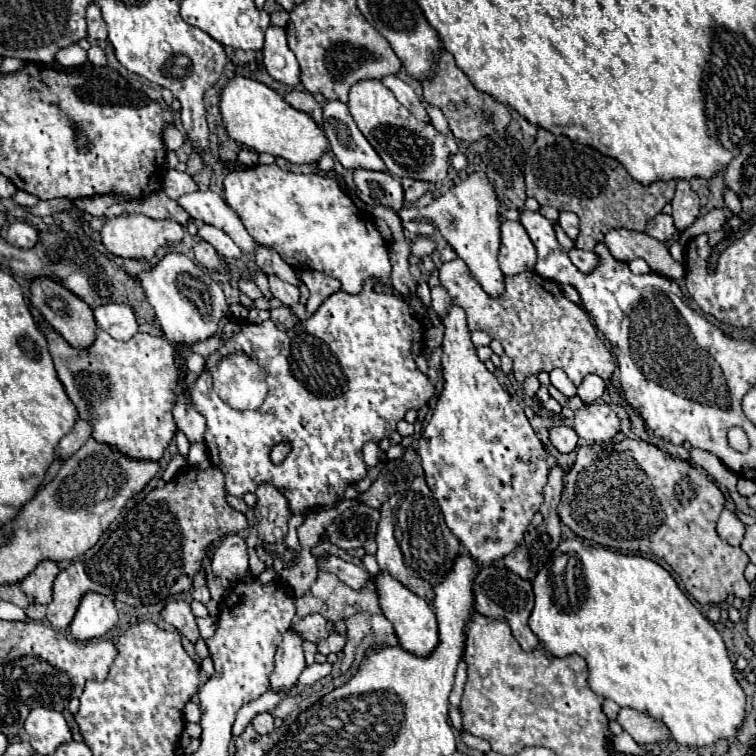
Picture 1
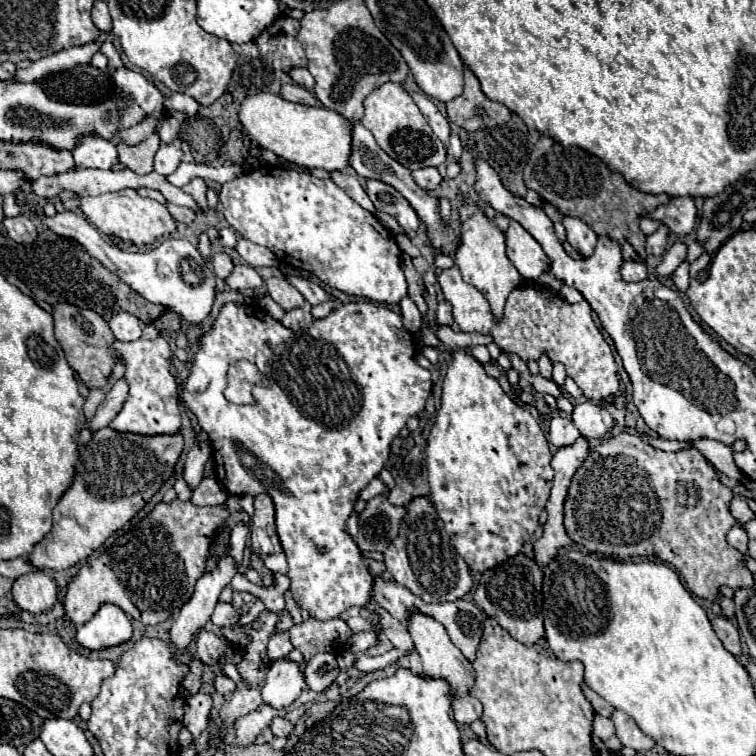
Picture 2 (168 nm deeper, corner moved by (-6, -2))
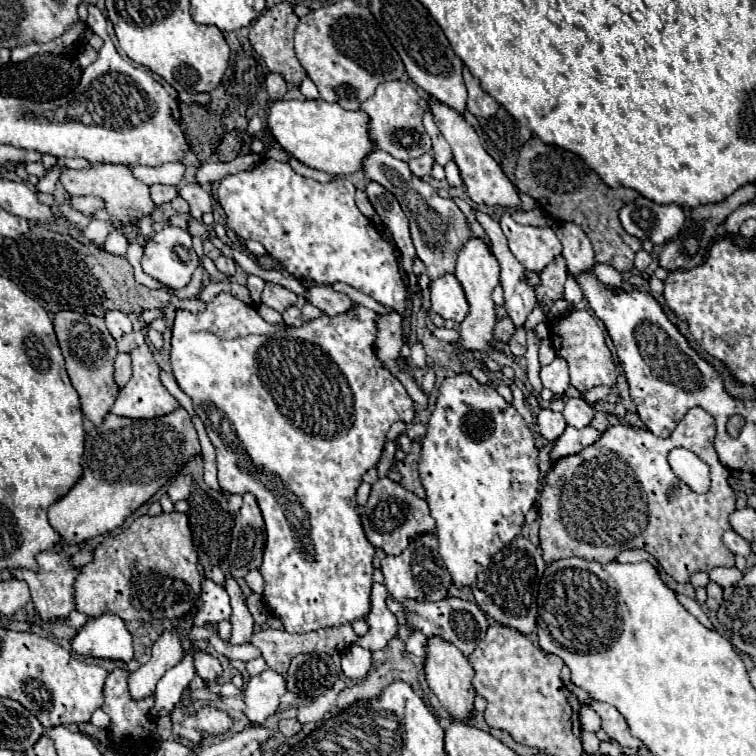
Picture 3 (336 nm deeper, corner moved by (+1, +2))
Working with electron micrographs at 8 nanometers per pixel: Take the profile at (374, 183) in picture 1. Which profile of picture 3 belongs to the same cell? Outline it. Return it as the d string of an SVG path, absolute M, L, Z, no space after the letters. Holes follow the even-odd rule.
M370 181L366 185L366 195L368 195L370 203L374 205L376 213L380 215L380 219L384 221L384 225L390 229L392 239L402 253L404 271L408 273L412 269L412 259L416 257L416 251L414 251L414 245L412 245L410 227L408 227L408 219L406 219L404 211L400 209L396 197L376 181Z

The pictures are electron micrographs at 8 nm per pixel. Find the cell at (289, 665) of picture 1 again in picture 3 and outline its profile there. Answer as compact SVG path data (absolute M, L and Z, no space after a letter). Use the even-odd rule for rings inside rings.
M272 669L262 671L260 675L254 675L246 689L244 689L244 703L246 703L246 717L258 725L268 715L272 715L278 709L280 695L286 691L286 679Z

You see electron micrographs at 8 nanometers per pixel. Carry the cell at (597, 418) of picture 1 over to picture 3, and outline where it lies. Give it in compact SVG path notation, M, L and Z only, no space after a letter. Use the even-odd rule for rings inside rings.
M574 397L574 399L568 399L566 401L566 407L562 411L566 423L570 427L576 427L576 429L582 429L582 427L588 427L592 417L594 417L594 407L588 405L584 399L580 397Z

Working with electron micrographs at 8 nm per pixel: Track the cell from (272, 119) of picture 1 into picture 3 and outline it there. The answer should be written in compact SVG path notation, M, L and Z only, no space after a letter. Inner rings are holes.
M322 99L274 101L266 109L266 127L274 141L304 165L330 175L350 175L360 171L364 155L374 147L368 139L366 123L368 115L362 111L346 111L338 103L326 103Z

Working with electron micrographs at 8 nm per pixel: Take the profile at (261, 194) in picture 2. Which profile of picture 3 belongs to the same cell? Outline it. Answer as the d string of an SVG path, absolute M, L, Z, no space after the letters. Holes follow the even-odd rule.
M266 159L250 171L224 177L218 187L218 203L226 213L226 225L238 237L262 243L268 255L278 259L288 273L318 285L336 281L348 283L402 315L406 311L406 285L398 269L394 247L376 231L372 221L358 211L354 203L354 191L356 189L348 179L336 177L332 183L318 183L298 175L288 163Z

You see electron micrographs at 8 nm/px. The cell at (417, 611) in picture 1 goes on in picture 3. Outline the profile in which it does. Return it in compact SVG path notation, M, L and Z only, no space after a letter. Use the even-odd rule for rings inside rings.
M434 635L434 637L428 637L426 641L426 663L424 663L424 675L426 675L426 681L428 681L428 687L432 689L432 693L438 697L440 705L444 709L448 709L448 713L458 719L458 721L466 721L470 711L472 711L472 703L474 703L474 697L476 693L472 691L472 677L474 677L474 669L472 665L468 663L468 659L462 655L462 651Z

